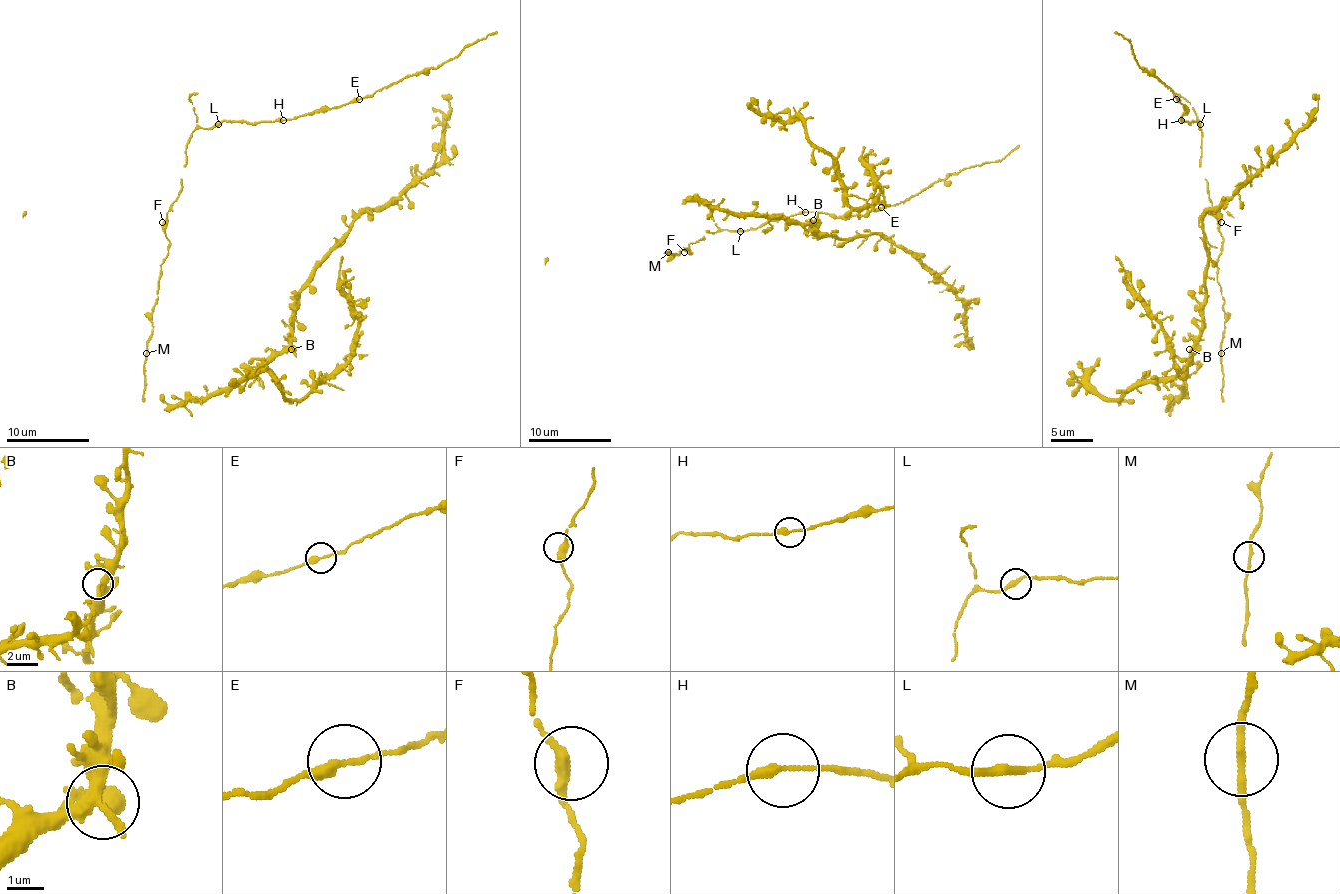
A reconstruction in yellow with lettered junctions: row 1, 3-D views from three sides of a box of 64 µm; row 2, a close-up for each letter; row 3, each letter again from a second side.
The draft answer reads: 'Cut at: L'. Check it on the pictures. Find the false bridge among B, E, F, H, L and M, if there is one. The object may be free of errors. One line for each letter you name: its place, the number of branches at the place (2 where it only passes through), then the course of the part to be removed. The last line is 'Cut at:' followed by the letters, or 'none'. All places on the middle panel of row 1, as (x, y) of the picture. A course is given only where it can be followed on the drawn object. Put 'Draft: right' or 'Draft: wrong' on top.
Draft: wrong
Cut at: none

